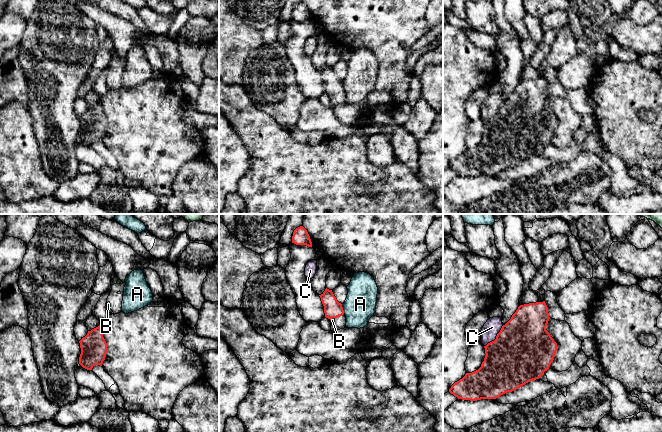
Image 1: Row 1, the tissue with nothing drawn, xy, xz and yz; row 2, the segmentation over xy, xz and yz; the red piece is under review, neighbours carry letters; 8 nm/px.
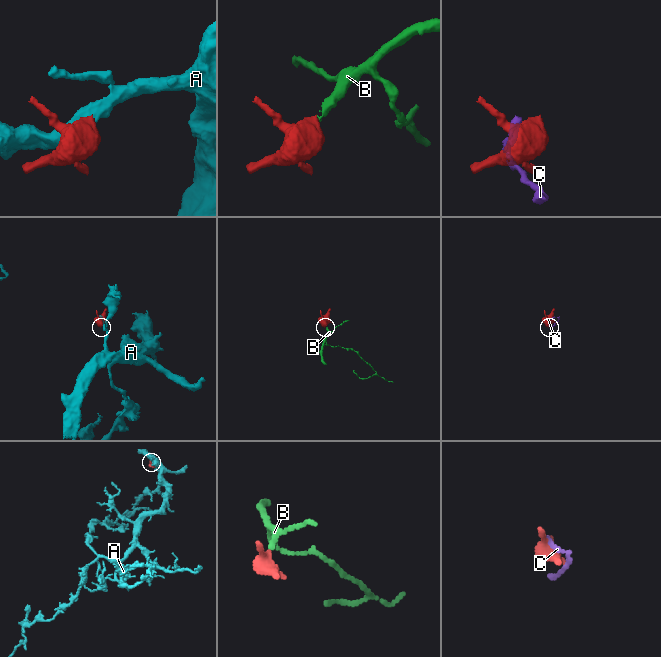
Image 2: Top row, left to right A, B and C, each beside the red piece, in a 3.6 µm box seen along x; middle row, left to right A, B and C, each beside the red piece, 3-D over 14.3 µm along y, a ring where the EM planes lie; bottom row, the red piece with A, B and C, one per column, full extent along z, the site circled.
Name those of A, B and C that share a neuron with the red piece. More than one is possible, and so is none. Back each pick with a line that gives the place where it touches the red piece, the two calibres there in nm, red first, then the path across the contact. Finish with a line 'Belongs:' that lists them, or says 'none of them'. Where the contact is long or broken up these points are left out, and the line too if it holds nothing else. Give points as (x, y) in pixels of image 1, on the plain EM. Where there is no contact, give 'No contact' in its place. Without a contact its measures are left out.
B: Touches red at xz (332, 93). Thickness 140 nm (red) against 40 nm. Path across: xz (332, 84), (332, 93), (332, 96)
Belongs: B

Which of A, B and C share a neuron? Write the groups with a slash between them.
A / B / C

